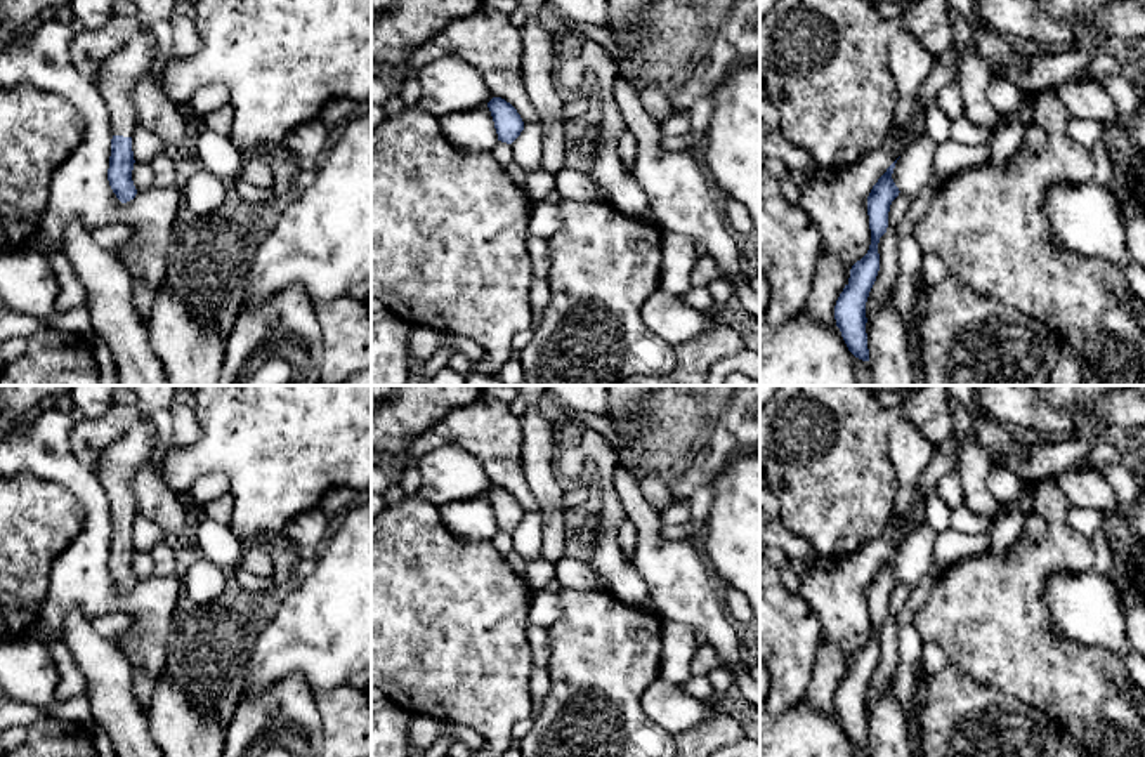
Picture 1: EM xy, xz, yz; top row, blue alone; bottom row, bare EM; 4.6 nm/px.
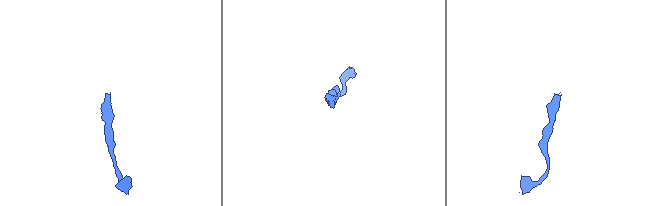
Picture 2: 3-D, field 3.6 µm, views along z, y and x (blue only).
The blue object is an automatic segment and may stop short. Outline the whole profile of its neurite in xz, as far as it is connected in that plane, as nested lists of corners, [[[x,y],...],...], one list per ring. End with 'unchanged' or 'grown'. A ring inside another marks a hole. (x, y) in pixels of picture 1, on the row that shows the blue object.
[[[493,97],[487,102],[491,111],[498,141],[512,144],[524,130],[524,122],[517,109],[501,97]]]; unchanged

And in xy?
[[[134,0],[141,10],[142,33],[132,38],[123,49],[102,61],[95,89],[99,90],[113,128],[108,181],[121,203],[135,198],[132,181],[134,151],[132,135],[137,128],[132,92],[144,80],[154,63],[154,36],[151,24],[173,16],[175,0]]]; grown

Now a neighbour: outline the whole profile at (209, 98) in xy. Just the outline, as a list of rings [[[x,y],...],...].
[[[205,85],[191,99],[196,113],[194,122],[203,122],[205,116],[229,102],[229,90],[222,85]]]

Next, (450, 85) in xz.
[[[439,57],[415,75],[422,85],[418,106],[435,118],[474,111],[493,99],[484,78],[460,57]]]

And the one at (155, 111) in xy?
[[[151,73],[135,85],[132,101],[137,127],[151,130],[167,144],[177,144],[184,135],[193,132],[193,125],[154,83]]]

